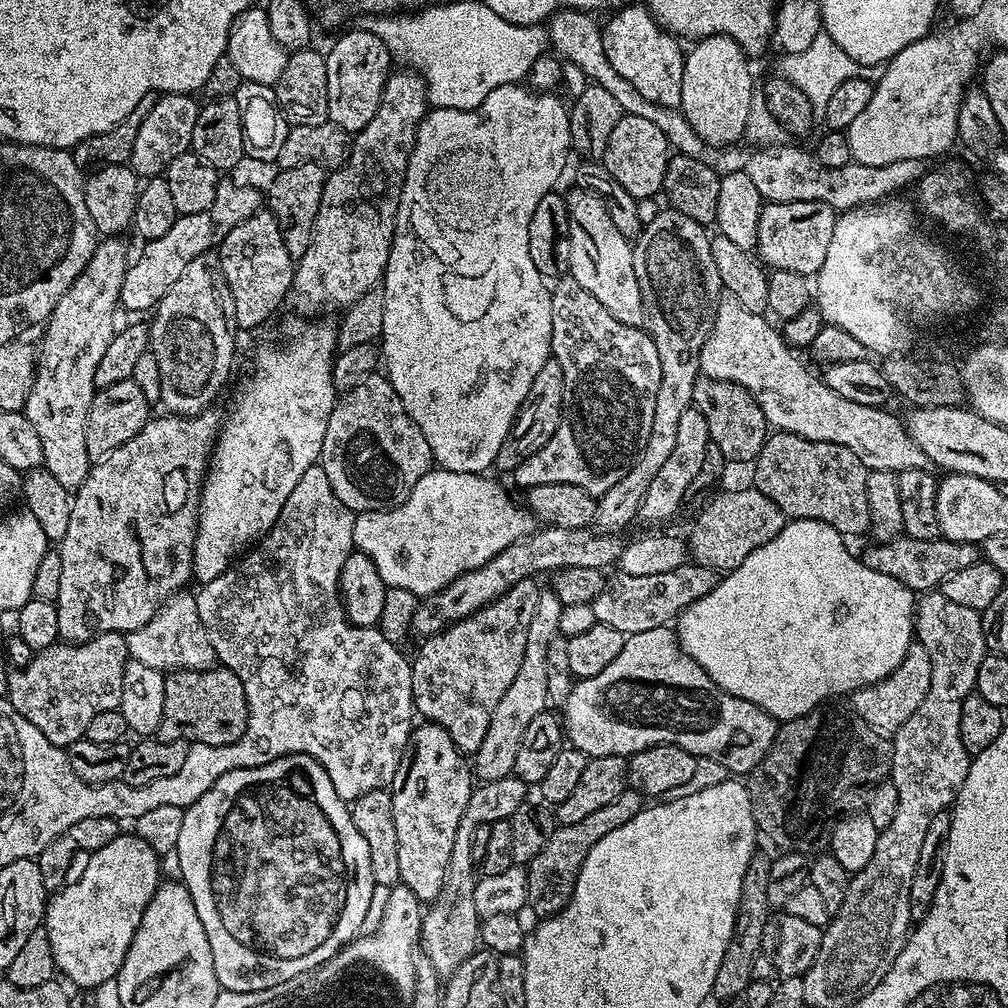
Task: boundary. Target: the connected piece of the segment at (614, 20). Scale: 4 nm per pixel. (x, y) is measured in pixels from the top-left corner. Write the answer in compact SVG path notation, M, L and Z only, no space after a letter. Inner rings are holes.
M636 4L613 11L608 25L603 25L606 58L616 73L642 94L642 98L658 106L679 109L685 49L680 49L681 41L671 32L665 32L647 8Z

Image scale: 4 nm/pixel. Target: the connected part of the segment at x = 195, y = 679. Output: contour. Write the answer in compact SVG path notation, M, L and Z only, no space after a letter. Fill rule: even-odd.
M217 666L207 668L204 672L177 670L165 675L164 685L166 686L166 702L162 704L164 717L160 723L159 739L187 740L189 745L226 746L238 742L238 738L246 734L246 722L248 721L246 690L242 690L242 682L238 674L234 674L230 669Z

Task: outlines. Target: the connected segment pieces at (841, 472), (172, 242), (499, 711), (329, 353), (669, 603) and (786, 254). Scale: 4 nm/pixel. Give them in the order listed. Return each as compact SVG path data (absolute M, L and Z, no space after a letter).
M773 431L756 455L754 486L788 520L817 520L834 526L841 536L860 536L872 527L870 502L866 502L866 478L870 471L846 446L834 442L814 442L789 432Z
M220 183L214 194L214 202L210 202L206 210L198 210L198 214L177 215L174 226L170 226L167 234L162 234L162 238L147 241L137 256L135 253L122 278L119 307L128 312L151 313L166 294L166 290L170 290L170 286L178 282L178 277L186 271L190 262L194 262L194 258L198 258L198 254L219 249L226 234L230 234L230 230L234 230L238 222L246 222L246 218L261 211L261 208L261 189L259 192L248 184Z
M542 590L538 594L538 606L534 609L534 619L530 621L530 630L526 634L526 654L522 654L522 666L518 666L518 678L510 682L510 690L502 694L502 702L494 706L490 718L490 730L486 730L486 738L482 738L482 746L474 753L474 776L483 782L502 779L514 773L514 761L518 758L518 746L522 746L522 734L526 734L526 726L530 726L534 714L545 711L548 703L546 694L546 652L550 650L550 642L561 635L559 619L565 604L558 594L551 590Z
M292 320L284 328L284 349L276 352L272 348L266 349L256 360L256 372L252 380L236 396L236 404L232 408L232 424L225 423L219 433L216 446L212 450L208 471L204 477L204 486L200 490L200 519L196 522L196 541L192 551L192 574L201 585L206 585L214 578L218 578L225 570L232 567L237 558L243 557L250 546L255 545L274 526L278 514L282 514L282 506L286 506L286 498L298 486L298 478L306 474L319 461L322 450L322 438L326 438L326 422L330 418L332 408L338 399L338 393L332 381L332 367L338 355L336 343L336 328L323 328L314 321Z
M686 562L678 570L666 570L666 574L617 575L617 580L607 585L598 598L592 600L596 623L614 626L625 637L642 634L642 630L654 630L671 625L698 598L706 598L714 590L718 574L713 568Z
M792 201L765 203L758 218L755 255L769 269L790 270L812 278L826 262L826 249L834 238L834 226L838 212L826 202Z

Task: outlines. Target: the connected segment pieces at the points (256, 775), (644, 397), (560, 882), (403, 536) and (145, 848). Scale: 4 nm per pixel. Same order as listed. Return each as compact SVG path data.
M286 754L262 766L239 768L230 770L230 774L222 774L222 778L218 778L218 782L214 782L214 786L210 786L210 790L206 790L206 794L198 798L198 802L184 809L182 831L178 833L174 860L178 865L179 879L190 890L194 910L198 910L198 918L202 918L202 930L206 930L206 938L210 938L210 954L214 954L214 974L218 974L218 982L226 990L272 992L281 986L291 985L326 963L345 944L351 944L357 939L364 926L366 910L370 910L370 898L376 889L376 883L370 874L370 849L366 846L366 838L358 834L358 826L354 826L349 805L338 798L338 790L334 790L330 774L326 774L324 767L314 758L310 758L310 754Z
M571 274L559 277L551 285L550 291L552 293L551 359L556 360L558 366L562 366L564 409L560 415L558 430L554 430L550 442L546 442L546 446L542 446L542 450L530 454L530 458L526 458L526 462L522 462L516 467L514 479L521 484L521 489L524 490L533 488L539 484L566 482L567 484L578 486L582 490L589 492L590 495L598 498L603 492L610 490L610 486L614 486L614 482L619 482L622 474L626 474L630 470L630 466L646 446L646 438L650 438L650 425L654 422L654 402L658 398L658 382L662 382L662 362L658 362L658 346L654 346L654 342L647 331L644 331L641 327L635 328L634 326L626 326L622 322L618 322L618 318L614 318L614 314L610 314L610 310L606 310L606 306L602 306L602 302L598 302L598 298L594 298L594 294L590 294L590 290L578 286L578 282Z
M626 790L614 798L607 806L594 810L587 818L581 818L579 822L560 824L550 834L550 842L538 850L538 854L526 866L528 870L528 903L529 909L537 912L537 917L547 918L561 912L572 901L574 886L578 874L582 870L582 862L586 862L586 854L594 846L594 842L602 842L610 830L618 830L630 818L634 818L646 806L645 797L635 790Z
M439 466L433 467L414 482L410 498L398 507L359 513L352 531L353 545L366 553L374 566L378 566L378 574L382 574L382 582L389 588L410 590L410 594L418 598L432 596L450 586L454 578L478 570L478 566L486 566L486 562L506 550L506 546L537 531L538 521L527 507L520 505L519 508L515 498L498 481L488 478L479 472L451 472Z
M121 834L114 838L114 842L106 842L106 846L83 861L84 869L76 881L73 879L51 893L44 909L42 927L50 938L50 948L54 950L56 971L61 977L65 976L63 979L69 985L77 984L80 990L95 990L102 982L116 978L126 958L126 950L130 950L130 942L138 930L138 922L142 922L142 914L146 914L150 898L154 898L156 889L162 883L160 857L161 853L156 852L154 846L142 842L140 836Z

